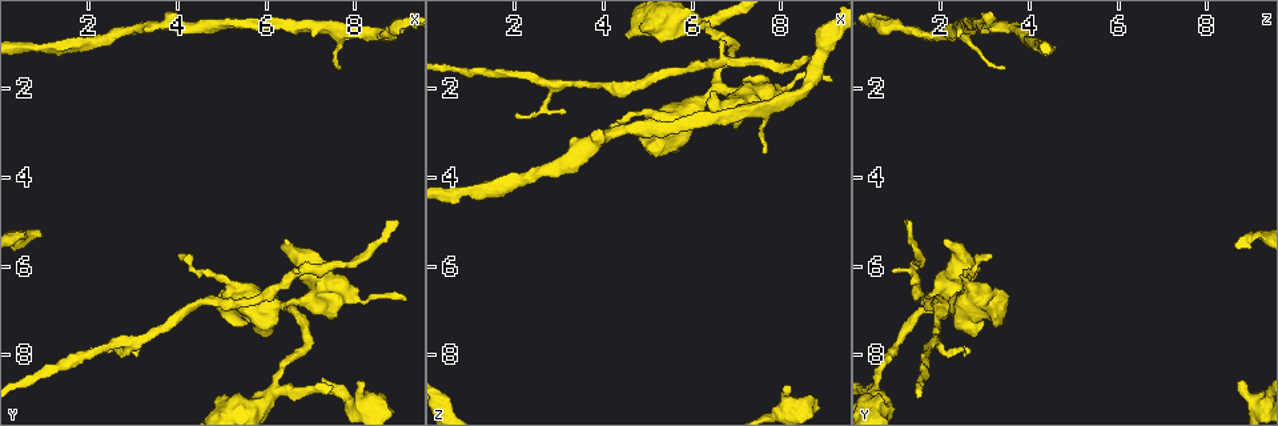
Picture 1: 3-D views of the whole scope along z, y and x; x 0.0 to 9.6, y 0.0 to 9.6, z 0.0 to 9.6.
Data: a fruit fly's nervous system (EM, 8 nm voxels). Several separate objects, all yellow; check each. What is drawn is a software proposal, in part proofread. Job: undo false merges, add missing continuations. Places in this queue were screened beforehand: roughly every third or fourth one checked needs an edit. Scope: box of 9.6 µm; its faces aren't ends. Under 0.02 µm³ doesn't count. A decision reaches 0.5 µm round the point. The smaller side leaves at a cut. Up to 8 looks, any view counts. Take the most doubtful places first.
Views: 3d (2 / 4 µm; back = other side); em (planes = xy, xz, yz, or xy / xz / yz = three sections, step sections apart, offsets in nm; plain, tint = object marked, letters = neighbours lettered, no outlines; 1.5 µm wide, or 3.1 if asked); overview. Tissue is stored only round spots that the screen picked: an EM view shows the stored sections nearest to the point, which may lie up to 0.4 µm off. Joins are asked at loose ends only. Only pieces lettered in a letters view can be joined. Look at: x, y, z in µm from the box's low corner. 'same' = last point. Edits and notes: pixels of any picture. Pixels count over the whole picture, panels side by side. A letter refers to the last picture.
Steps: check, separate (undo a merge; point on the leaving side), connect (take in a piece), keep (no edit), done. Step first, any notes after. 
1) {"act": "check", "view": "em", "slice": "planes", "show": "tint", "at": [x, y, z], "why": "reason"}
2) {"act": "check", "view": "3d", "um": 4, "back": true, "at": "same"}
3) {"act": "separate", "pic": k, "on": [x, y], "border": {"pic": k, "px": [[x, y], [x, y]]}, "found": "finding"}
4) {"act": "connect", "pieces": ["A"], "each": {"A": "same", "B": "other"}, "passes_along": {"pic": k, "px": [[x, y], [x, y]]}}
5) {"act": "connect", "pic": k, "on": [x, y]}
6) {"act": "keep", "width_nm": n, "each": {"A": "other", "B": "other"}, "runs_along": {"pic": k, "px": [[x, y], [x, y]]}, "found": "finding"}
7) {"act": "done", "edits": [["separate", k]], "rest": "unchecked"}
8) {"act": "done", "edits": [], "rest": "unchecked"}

{"act": "check", "view": "3d", "um": 2, "at": [8.95, 4.95, 1.20], "why": "long arm stops here"}

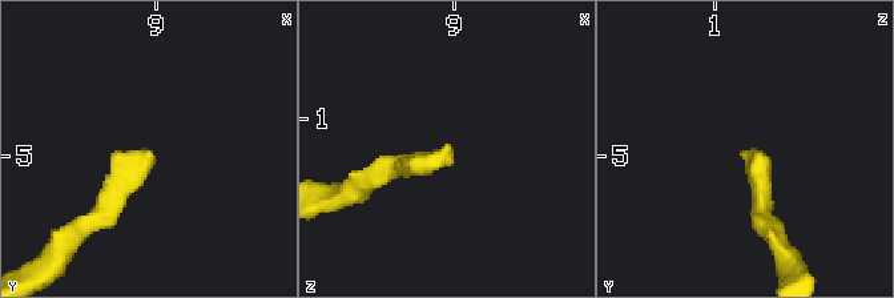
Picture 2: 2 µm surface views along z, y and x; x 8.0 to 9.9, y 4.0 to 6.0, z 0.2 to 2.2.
{"act": "check", "view": "em", "slice": "xy", "step": 8, "show": "letters", "at": [8.94, 4.96, 1.18]}

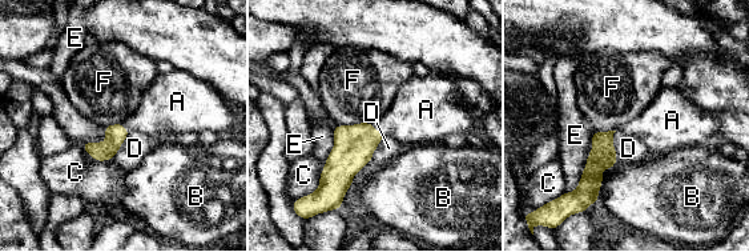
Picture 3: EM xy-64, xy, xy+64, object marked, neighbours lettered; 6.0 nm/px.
{"act": "connect", "pieces": ["A"], "longest_contact_nm": ["E", 240], "each": {"A": "same", "B": "other", "C": "other", "D": "other", "E": "other", "F": "other"}, "passes_along": {"pic": 3, "px": [[354, 146], [378, 131], [417, 116]]}, "found": "it goes on there"}

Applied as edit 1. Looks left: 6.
{"act": "check", "view": "3d", "um": 4, "at": [6.45, 5.40, 2.05]}

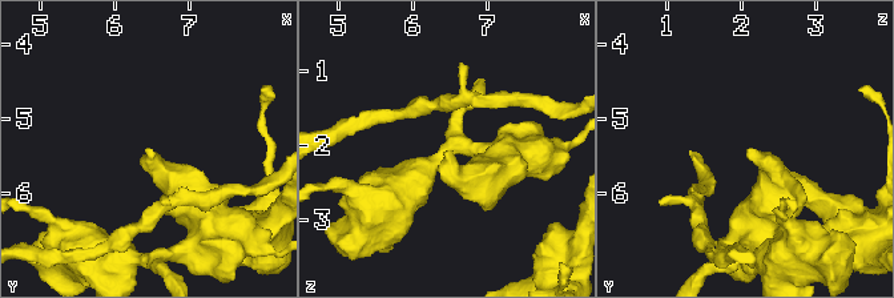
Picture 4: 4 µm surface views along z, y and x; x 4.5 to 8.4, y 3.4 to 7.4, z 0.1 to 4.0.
{"act": "check", "view": "em", "slice": "xz", "step": 4, "show": "letters", "at": [6.40, 5.35, 2.10], "why": "now the EM"}

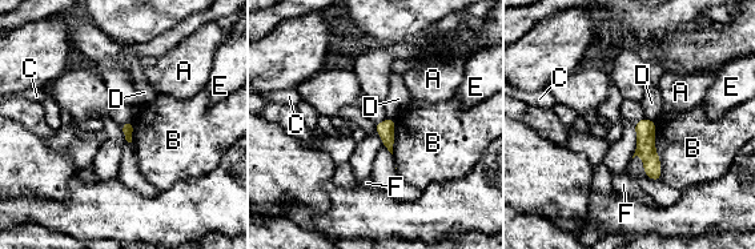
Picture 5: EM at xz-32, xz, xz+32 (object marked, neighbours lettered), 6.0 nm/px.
{"act": "keep", "each": {"A": "other", "B": "other", "C": "other", "D": "other", "E": "other", "F": "other"}, "runs_along": {"pic": 5, "px": [[645, 121], [645, 148], [657, 176]]}, "found": "none of them fits"}

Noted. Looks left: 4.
{"act": "check", "view": "em", "slice": "xy", "step": 8, "show": "letters", "at": [4.10, 5.75, 3.10], "why": "an open end"}

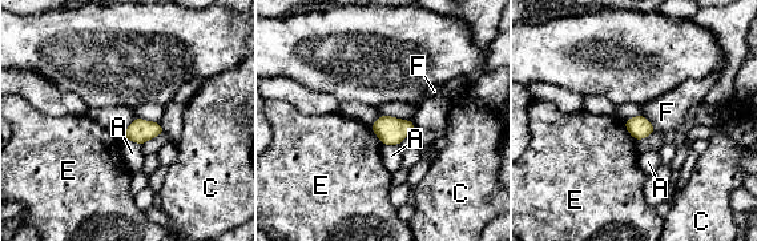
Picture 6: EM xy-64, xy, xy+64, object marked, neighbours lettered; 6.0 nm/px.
{"act": "check", "view": "em", "slice": "planes", "show": "letters", "at": "same", "why": "another direction"}

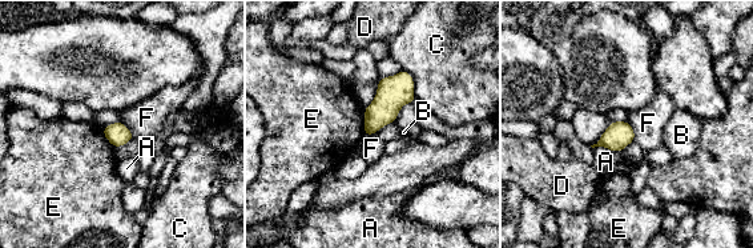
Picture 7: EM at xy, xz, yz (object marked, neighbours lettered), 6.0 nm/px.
{"act": "keep", "longest_contact_nm": ["C", 200], "each": {"A": "other", "B": "other", "C": "other", "D": "other", "E": "other", "F": "other"}, "border": {"pic": 7, "px": [[627, 120], [632, 127], [635, 140]]}, "found": "none of them fits"}

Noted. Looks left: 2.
{"act": "done", "edits": [["connect", 3]], "rest": "unchecked"}

